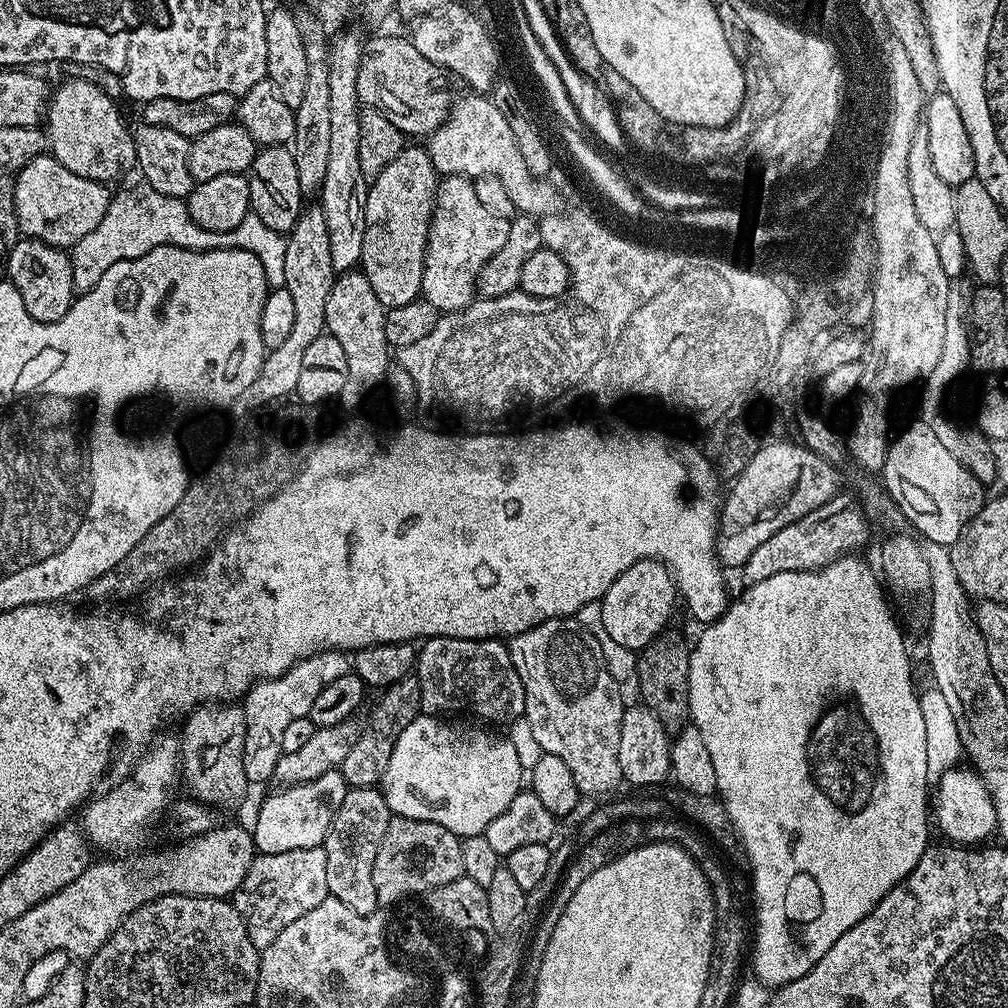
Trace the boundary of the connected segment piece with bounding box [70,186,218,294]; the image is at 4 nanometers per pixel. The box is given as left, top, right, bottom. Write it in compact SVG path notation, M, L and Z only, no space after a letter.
M149 186L132 188L129 192L113 195L106 214L102 214L102 222L86 234L70 249L72 262L72 290L73 293L83 294L89 292L114 266L114 262L123 260L137 260L150 250L158 246L178 246L190 248L193 252L205 252L207 248L217 247L218 240L215 235L202 230L188 217L188 205L178 197L167 197Z

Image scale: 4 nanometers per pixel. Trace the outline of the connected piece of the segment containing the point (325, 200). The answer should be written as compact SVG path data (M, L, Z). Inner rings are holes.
M340 34L331 41L328 53L328 77L330 78L330 154L326 165L324 186L318 193L319 207L326 214L326 234L330 234L330 262L338 274L351 272L362 258L362 242L366 234L366 198L369 181L362 174L362 162L358 162L358 130L360 129L361 102L358 98L358 66L362 62L364 44L356 36Z

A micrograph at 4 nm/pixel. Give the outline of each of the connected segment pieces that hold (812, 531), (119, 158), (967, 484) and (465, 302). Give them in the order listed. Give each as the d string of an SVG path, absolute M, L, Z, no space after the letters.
M844 495L833 496L830 502L810 510L810 514L798 518L798 522L790 522L790 526L782 526L778 534L766 538L766 542L753 550L742 565L743 583L766 582L766 578L774 578L774 574L819 570L845 554L860 550L856 548L867 542L870 520L859 499Z
M65 79L60 89L51 93L46 109L46 144L50 154L70 174L90 178L99 184L111 185L128 171L137 167L135 142L130 128L120 117L117 101L112 100L98 86L85 80Z
M919 422L913 424L913 428L906 429L901 436L899 433L888 445L882 488L900 509L901 517L909 520L927 543L950 546L983 506L986 488L938 442L932 430Z
M446 176L436 190L436 206L432 209L432 225L428 231L428 245L424 255L424 273L420 287L423 299L428 300L442 314L460 312L472 303L477 295L476 273L510 238L510 223L484 208L479 201L477 185L467 176Z

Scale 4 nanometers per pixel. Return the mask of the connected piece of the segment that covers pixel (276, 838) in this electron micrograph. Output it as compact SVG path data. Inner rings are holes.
M337 770L322 774L312 782L302 782L293 788L280 788L273 796L266 797L254 827L257 853L278 854L286 850L321 847L330 822L338 806L342 806L342 798L349 787L342 773Z

